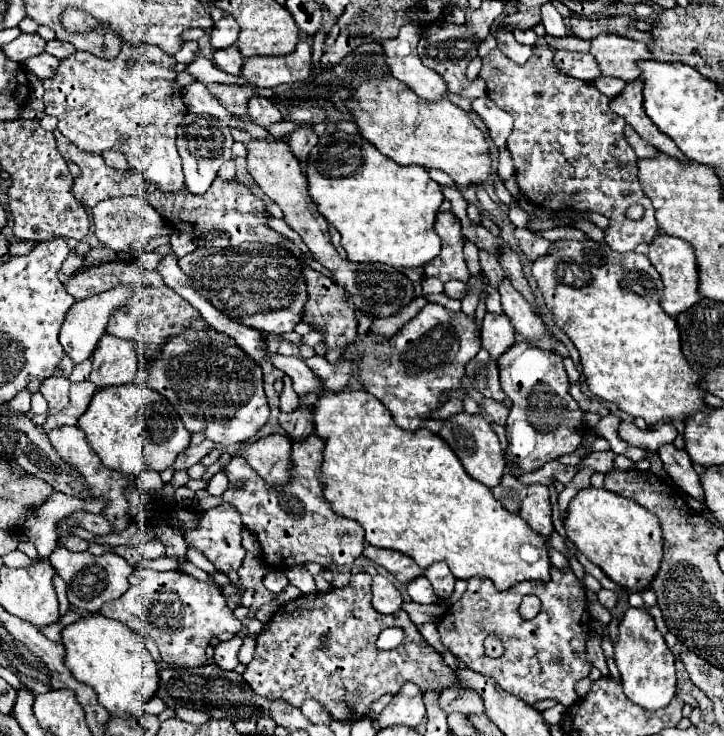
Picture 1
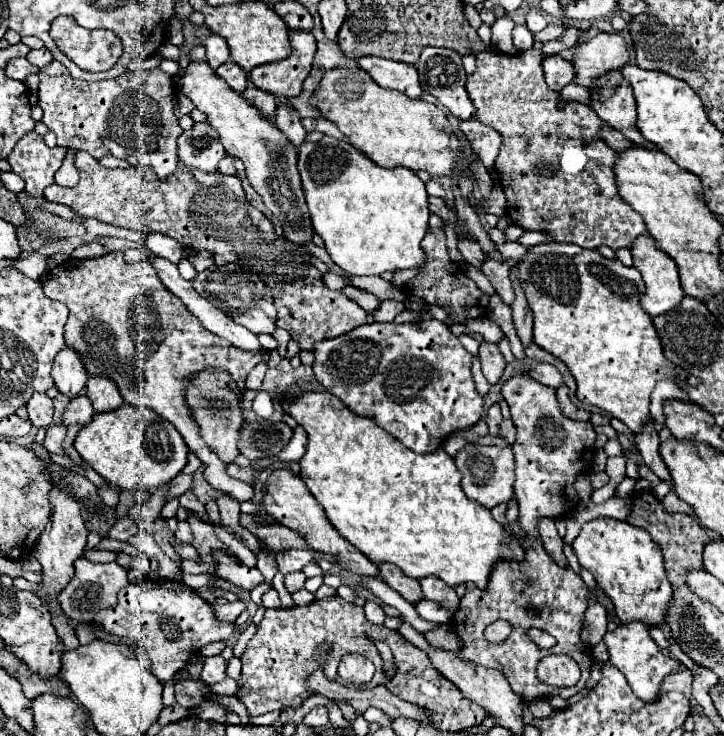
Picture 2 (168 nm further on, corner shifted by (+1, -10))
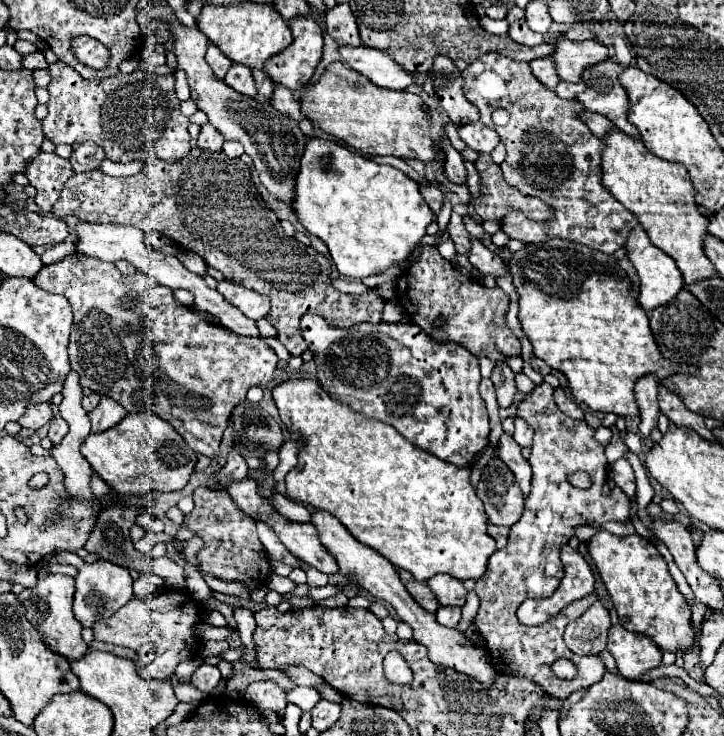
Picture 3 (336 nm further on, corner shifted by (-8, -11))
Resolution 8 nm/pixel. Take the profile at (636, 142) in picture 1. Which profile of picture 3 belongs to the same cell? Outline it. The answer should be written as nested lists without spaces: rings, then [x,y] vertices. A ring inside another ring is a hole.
[[[584,111],[582,119],[586,119],[586,125],[590,127],[590,131],[592,131],[598,139],[606,139],[606,135],[614,129],[614,123],[610,123],[610,119],[606,119],[604,115],[598,115],[598,113]]]

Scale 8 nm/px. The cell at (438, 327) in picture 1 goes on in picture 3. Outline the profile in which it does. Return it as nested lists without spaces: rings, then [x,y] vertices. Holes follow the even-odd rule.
[[[312,313],[302,317],[302,337],[308,343],[308,349],[314,353],[314,361],[316,361],[316,367],[318,367],[318,381],[324,387],[326,393],[330,393],[334,399],[338,399],[342,403],[354,403],[356,411],[362,413],[368,419],[376,419],[376,421],[392,425],[396,431],[400,431],[400,435],[404,439],[408,439],[418,449],[428,451],[428,453],[432,453],[432,455],[436,455],[436,457],[440,457],[444,461],[454,463],[454,465],[470,467],[470,463],[476,457],[476,453],[482,451],[488,445],[488,433],[490,433],[488,411],[486,411],[486,405],[484,405],[484,401],[480,399],[480,393],[478,393],[478,385],[482,381],[480,367],[478,367],[478,357],[470,355],[470,351],[466,351],[466,347],[460,347],[458,343],[452,343],[452,341],[446,341],[446,343],[434,341],[416,323],[358,323],[354,327],[350,327],[350,329],[334,329],[334,327],[328,327],[328,323],[322,317],[312,315]]]

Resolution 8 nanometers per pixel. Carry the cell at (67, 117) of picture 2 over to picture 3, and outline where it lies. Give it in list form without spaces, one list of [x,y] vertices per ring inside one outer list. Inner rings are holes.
[[[62,61],[52,63],[48,71],[52,75],[48,85],[50,101],[46,105],[48,115],[42,119],[42,127],[44,135],[56,145],[94,141],[106,151],[110,161],[118,163],[136,159],[142,163],[152,159],[178,163],[190,153],[190,121],[180,113],[174,75],[156,75],[136,69],[130,75],[114,75],[114,79],[86,81]]]

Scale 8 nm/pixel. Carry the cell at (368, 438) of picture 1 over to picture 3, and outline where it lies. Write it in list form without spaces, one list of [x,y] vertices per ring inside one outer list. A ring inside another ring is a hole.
[[[284,381],[272,389],[272,397],[282,423],[290,427],[292,435],[304,437],[306,441],[298,455],[298,465],[286,475],[290,499],[332,513],[352,537],[378,551],[396,569],[410,571],[418,581],[428,581],[438,573],[448,573],[460,581],[480,579],[486,573],[488,559],[496,551],[496,539],[486,531],[488,517],[484,503],[476,497],[476,489],[470,483],[468,467],[458,467],[420,451],[388,423],[350,411],[350,407],[334,401],[318,381]]]

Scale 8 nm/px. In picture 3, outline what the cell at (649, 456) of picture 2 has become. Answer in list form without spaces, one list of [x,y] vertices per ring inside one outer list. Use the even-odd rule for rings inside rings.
[[[648,375],[646,379],[638,381],[638,387],[634,389],[634,393],[638,395],[638,405],[642,411],[642,419],[640,419],[640,433],[644,435],[644,439],[648,439],[652,435],[652,431],[658,425],[658,415],[660,415],[660,407],[658,407],[658,385],[654,375]]]

